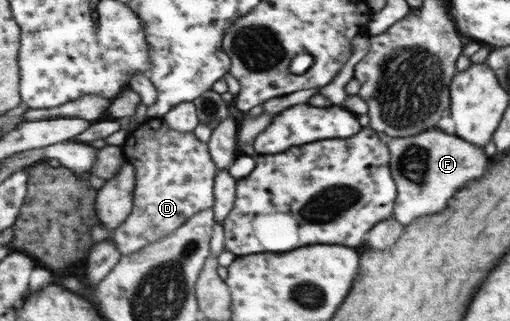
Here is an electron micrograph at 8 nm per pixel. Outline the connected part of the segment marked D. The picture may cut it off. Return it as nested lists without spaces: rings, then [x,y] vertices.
[[[150,117],[129,133],[123,147],[129,163],[138,169],[133,214],[115,230],[112,238],[123,257],[173,235],[195,215],[215,208],[219,166],[210,151],[210,143],[199,140],[195,132],[179,132],[165,118]]]

